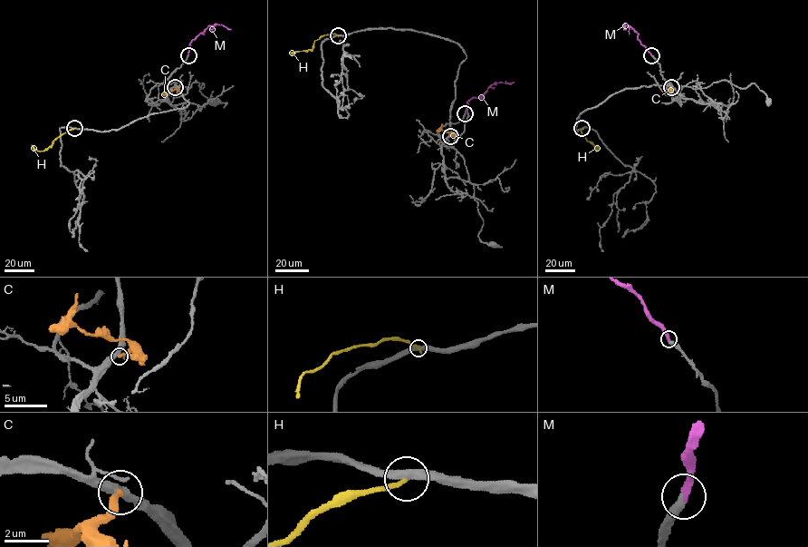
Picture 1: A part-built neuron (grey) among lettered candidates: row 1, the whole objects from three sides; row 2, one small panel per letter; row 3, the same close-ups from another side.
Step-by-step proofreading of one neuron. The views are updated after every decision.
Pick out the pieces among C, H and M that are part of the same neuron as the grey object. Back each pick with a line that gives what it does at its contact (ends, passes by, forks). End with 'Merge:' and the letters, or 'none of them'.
M: it ends there
Merge: M

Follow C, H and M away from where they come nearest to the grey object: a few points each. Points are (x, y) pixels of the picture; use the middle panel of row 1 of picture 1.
C: (450, 136), (451, 132), (441, 129), (442, 123)
H: (338, 35), (323, 35), (314, 41), (312, 49), (289, 52)
M: (465, 113), (467, 102), (480, 97), (492, 84), (514, 82)

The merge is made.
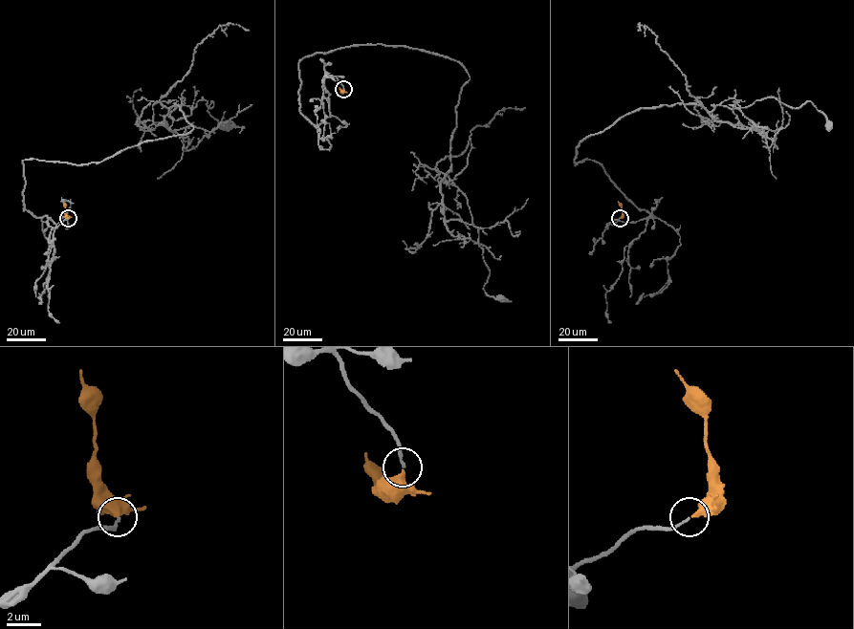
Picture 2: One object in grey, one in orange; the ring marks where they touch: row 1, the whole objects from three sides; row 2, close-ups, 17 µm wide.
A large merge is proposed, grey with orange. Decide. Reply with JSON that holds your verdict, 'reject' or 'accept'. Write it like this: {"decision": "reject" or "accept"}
{"decision": "accept"}

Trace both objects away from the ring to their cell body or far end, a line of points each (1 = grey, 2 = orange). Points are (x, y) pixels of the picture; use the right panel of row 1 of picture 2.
1: (620, 218), (605, 227), (655, 217), (599, 162), (575, 162), (627, 114), (775, 97), (810, 101), (830, 124)
2: (620, 218), (622, 206), (618, 202)

